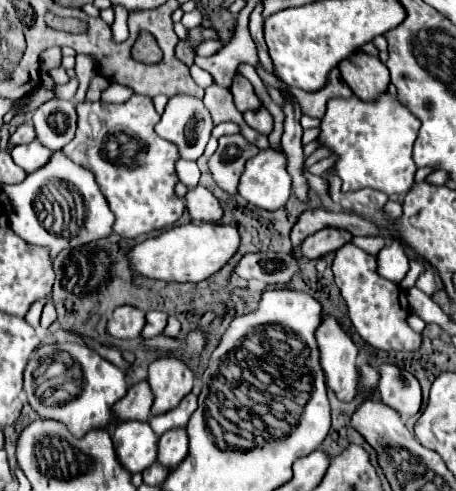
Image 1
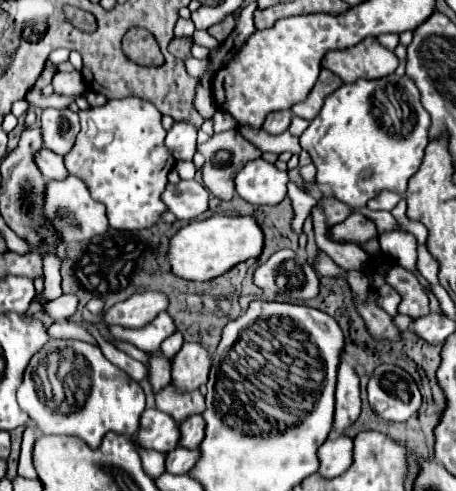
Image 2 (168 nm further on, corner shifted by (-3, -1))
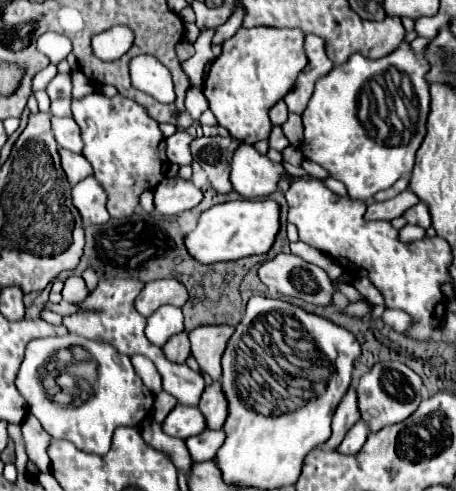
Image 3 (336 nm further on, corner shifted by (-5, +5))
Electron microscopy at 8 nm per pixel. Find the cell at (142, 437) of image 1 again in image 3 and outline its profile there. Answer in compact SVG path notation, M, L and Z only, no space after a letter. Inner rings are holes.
M176 405L162 423L162 431L178 439L198 435L200 431L204 431L204 427L206 423L202 421L202 413L198 411L198 407L186 407L186 405Z

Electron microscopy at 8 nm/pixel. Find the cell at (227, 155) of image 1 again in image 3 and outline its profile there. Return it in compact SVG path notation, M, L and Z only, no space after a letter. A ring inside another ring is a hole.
M196 137L192 141L192 157L202 165L202 169L208 175L208 181L218 193L230 193L232 183L228 179L230 175L230 163L232 153L240 147L240 141L234 141L234 137Z

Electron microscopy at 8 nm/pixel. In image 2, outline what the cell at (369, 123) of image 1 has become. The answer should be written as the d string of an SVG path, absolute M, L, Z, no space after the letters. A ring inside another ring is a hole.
M388 75L384 79L356 79L330 93L320 113L300 135L300 145L318 169L316 183L328 185L334 197L360 209L380 191L406 193L408 179L422 163L428 129L430 115L420 103L416 85L406 75Z

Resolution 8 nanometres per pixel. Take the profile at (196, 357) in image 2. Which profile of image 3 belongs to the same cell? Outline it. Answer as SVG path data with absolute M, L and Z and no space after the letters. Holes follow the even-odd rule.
M204 325L196 327L194 331L188 333L190 339L190 349L194 359L200 365L200 373L208 373L212 381L220 379L220 357L226 349L226 341L234 333L234 327L228 325Z

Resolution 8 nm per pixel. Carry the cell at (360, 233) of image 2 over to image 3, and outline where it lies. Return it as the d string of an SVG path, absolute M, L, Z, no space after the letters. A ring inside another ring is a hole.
M406 189L404 193L396 195L394 199L388 199L382 203L370 203L364 217L368 221L392 221L394 217L400 217L408 207L416 205L418 201L420 199L410 189Z

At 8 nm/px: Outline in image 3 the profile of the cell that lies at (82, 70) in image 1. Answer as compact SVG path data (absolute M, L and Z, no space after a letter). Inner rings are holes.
M60 98L51 102L50 111L57 117L71 116L71 98Z

